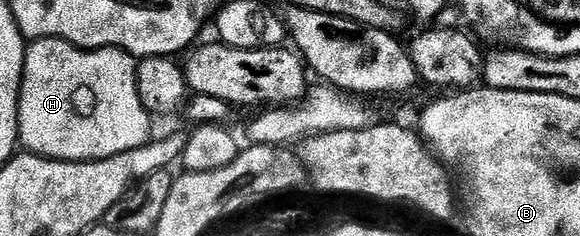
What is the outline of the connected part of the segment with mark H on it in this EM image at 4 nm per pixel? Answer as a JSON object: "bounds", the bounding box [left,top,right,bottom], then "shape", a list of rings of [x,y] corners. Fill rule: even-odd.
{"bounds":[18,37,153,161],"shape":[[[42,37],[33,40],[24,51],[24,74],[20,84],[20,106],[18,107],[18,127],[20,128],[19,144],[35,157],[49,157],[51,161],[101,161],[110,159],[122,151],[134,151],[153,140],[152,121],[149,111],[142,107],[142,99],[136,87],[137,58],[125,49],[79,49],[69,41],[57,37]]]}

